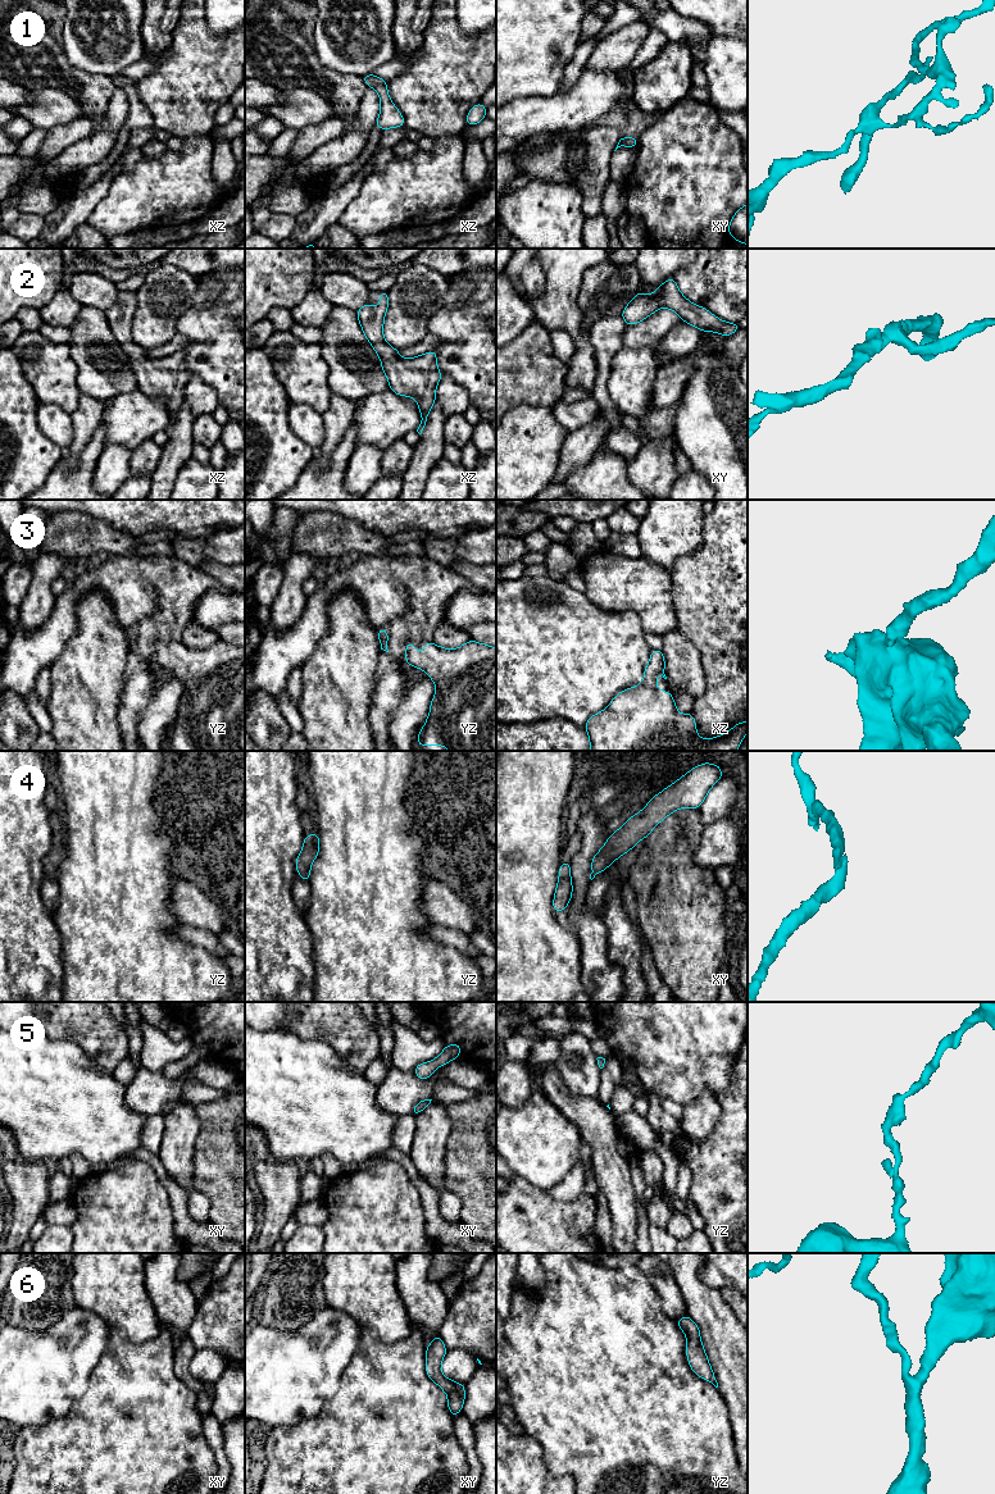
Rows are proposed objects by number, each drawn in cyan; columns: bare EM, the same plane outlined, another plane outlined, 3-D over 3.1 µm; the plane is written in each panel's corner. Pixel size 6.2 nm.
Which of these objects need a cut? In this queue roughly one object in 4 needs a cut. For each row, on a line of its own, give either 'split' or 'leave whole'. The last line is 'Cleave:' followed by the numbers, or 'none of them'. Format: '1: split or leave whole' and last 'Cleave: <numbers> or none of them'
1: leave whole
2: leave whole
3: leave whole
4: leave whole
5: leave whole
6: leave whole
Cleave: none of them

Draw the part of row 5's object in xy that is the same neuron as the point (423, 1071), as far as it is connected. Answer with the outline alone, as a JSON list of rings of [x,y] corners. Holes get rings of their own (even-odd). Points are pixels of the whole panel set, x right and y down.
[[[455,1043],[451,1046],[445,1046],[444,1051],[432,1061],[419,1063],[413,1071],[422,1079],[427,1080],[439,1066],[444,1066],[454,1058],[460,1057],[460,1044]]]

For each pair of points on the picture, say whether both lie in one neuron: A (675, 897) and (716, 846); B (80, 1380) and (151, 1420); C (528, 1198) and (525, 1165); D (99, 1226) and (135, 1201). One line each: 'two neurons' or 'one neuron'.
A: two neurons
B: two neurons
C: two neurons
D: one neuron

